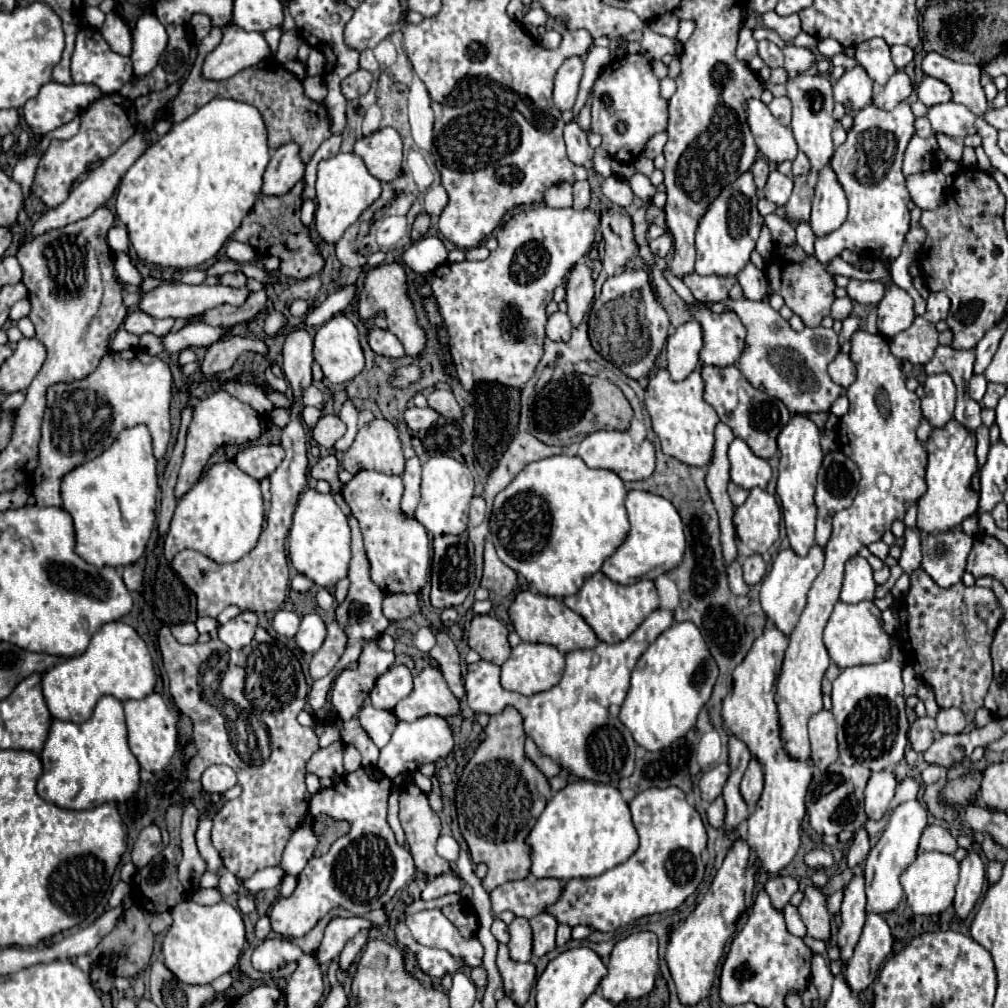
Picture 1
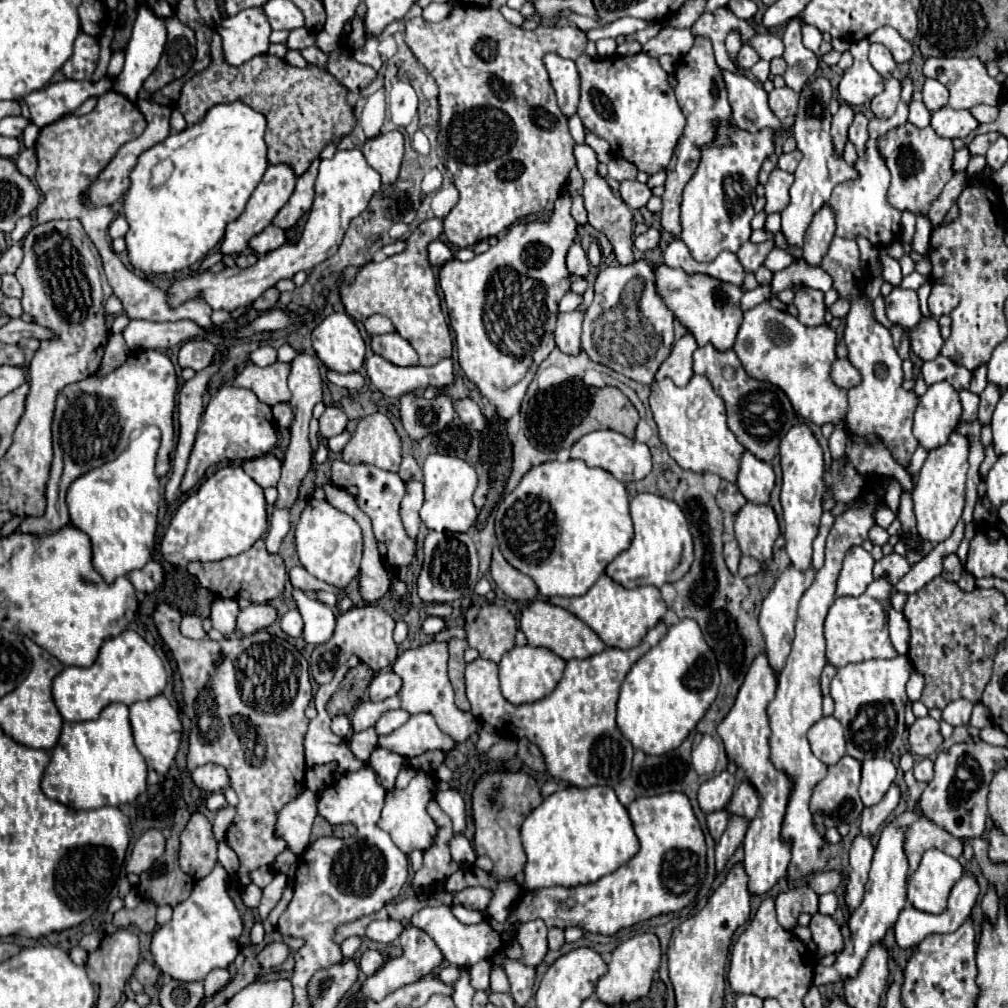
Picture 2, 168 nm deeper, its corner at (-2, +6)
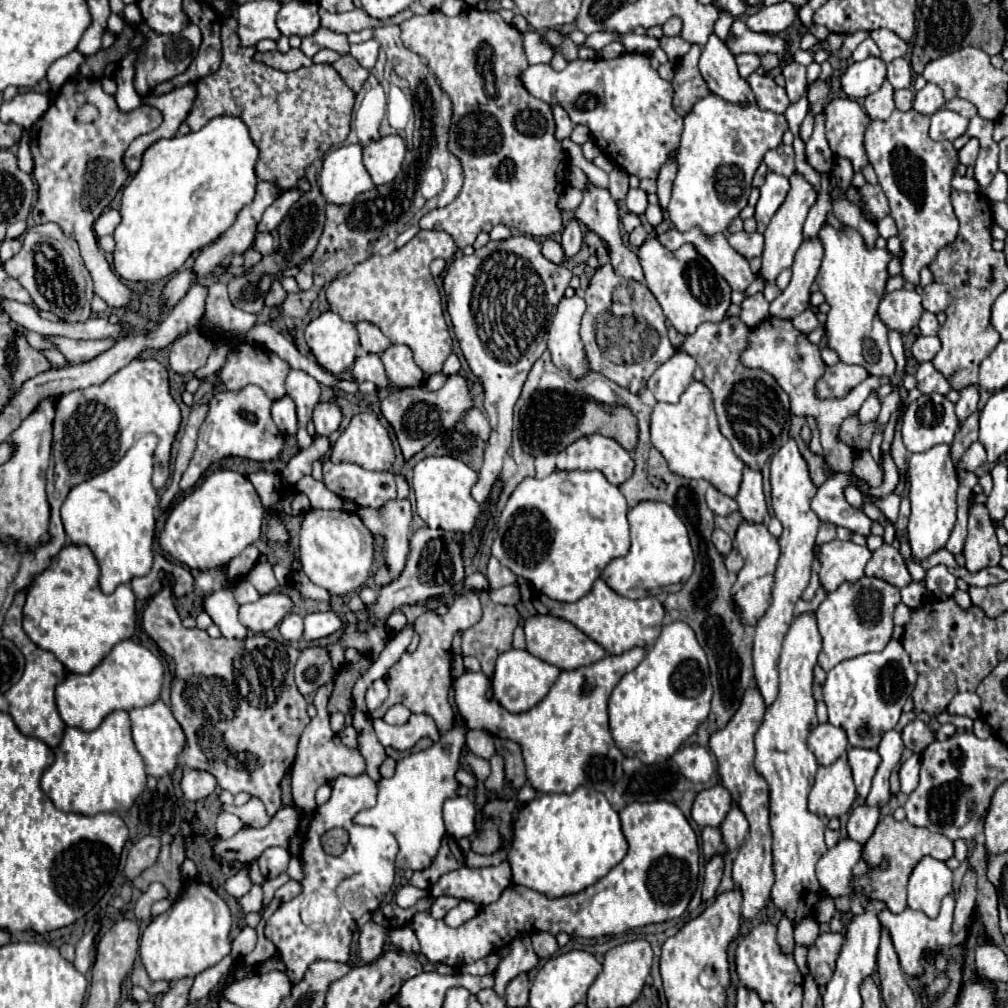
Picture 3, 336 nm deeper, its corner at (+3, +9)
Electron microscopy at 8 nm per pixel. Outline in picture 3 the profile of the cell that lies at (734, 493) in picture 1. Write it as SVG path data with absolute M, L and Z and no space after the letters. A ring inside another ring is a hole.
M708 486L708 490L706 490L706 504L716 516L728 516L728 514L738 510L736 500L720 494L714 486Z

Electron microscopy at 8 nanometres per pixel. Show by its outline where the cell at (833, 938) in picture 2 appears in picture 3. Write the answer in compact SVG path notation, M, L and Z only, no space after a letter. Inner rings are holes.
M820 934L818 940L810 946L808 950L808 968L810 974L814 976L814 982L818 984L818 988L824 988L830 980L830 976L834 974L836 968L836 958L840 954L840 948L844 944L844 936L842 934Z

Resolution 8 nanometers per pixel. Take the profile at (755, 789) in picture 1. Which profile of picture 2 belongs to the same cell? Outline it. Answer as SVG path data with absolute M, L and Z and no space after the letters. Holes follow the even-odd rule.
M743 779L733 793L729 813L739 813L739 815L745 815L747 819L753 819L757 809L759 809L757 789L753 789L753 785L749 785L749 781Z

